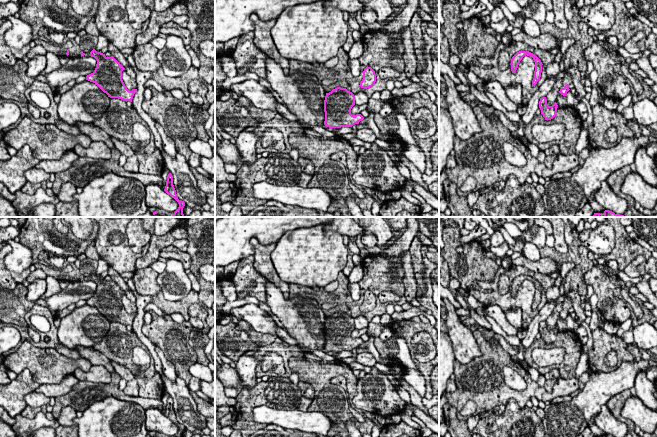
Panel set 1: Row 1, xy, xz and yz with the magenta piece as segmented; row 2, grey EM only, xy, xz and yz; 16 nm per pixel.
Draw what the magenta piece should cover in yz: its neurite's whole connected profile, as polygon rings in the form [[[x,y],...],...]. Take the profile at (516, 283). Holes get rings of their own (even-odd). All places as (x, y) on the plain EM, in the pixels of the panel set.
[[[522,274],[517,276],[511,283],[511,295],[514,298],[516,297],[516,294],[518,292],[520,285],[526,279],[532,281],[535,286],[534,302],[532,305],[532,311],[533,311],[540,304],[541,296],[542,296],[542,289],[543,289],[541,284],[535,278],[529,275],[522,275]]]

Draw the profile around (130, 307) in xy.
[[[125,294],[122,295],[122,304],[128,314],[135,313],[137,306],[135,302],[130,301]]]

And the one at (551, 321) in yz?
[[[559,302],[553,309],[550,316],[546,319],[547,328],[548,330],[552,330],[557,323],[557,320],[559,318],[559,315],[563,309],[563,302]]]

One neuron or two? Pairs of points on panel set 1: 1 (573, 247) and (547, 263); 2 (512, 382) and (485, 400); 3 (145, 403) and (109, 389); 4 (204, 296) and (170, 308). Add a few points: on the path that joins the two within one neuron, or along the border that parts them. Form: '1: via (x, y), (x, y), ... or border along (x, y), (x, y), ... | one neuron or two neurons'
1: border along (541, 257), (550, 257), (557, 265), (556, 270) | two neurons
2: border along (504, 365), (503, 381), (512, 388), (524, 390) | two neurons
3: via (136, 400), (118, 394) | one neuron
4: border along (197, 292), (198, 297) | two neurons

